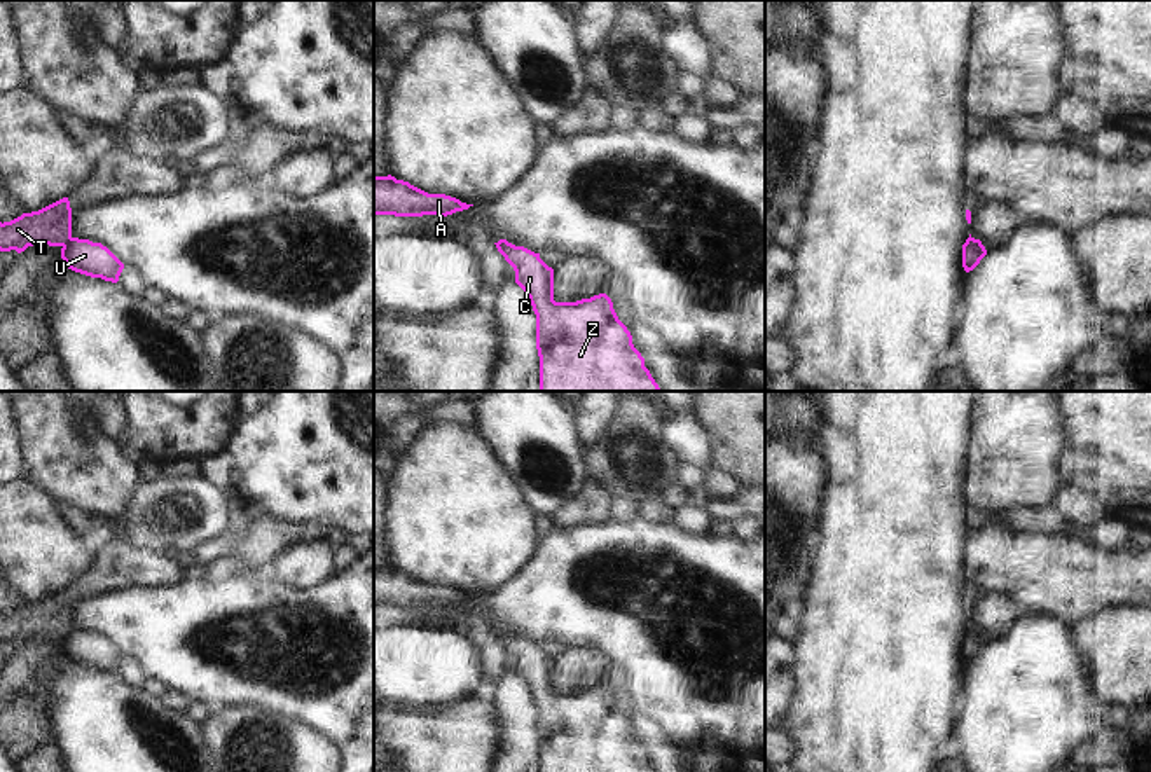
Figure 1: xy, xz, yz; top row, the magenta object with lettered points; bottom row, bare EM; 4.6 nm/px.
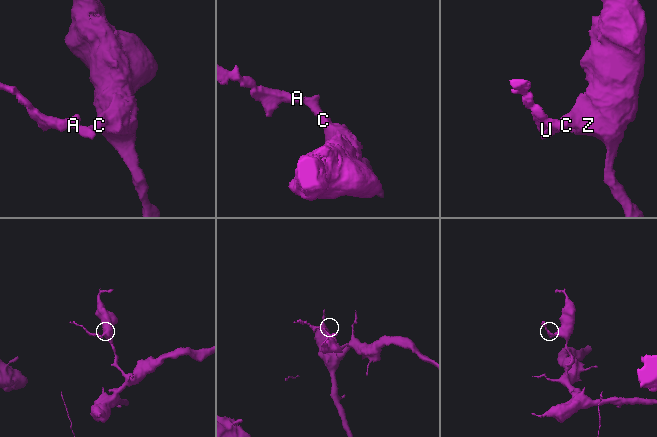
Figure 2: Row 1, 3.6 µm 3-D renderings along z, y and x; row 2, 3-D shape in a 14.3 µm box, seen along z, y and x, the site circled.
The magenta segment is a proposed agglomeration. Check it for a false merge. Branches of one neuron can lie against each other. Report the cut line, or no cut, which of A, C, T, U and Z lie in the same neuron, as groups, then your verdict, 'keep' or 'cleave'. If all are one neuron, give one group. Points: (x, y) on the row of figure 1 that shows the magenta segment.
cut xy (72, 238), (62, 245); groups A T / C U Z; cleave

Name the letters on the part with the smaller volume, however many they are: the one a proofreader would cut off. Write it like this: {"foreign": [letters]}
{"foreign": ["A", "T"]}

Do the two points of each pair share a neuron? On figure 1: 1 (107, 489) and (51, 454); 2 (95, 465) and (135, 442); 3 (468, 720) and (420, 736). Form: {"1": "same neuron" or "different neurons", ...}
{"1": "same neuron", "2": "different neurons", "3": "same neuron"}

